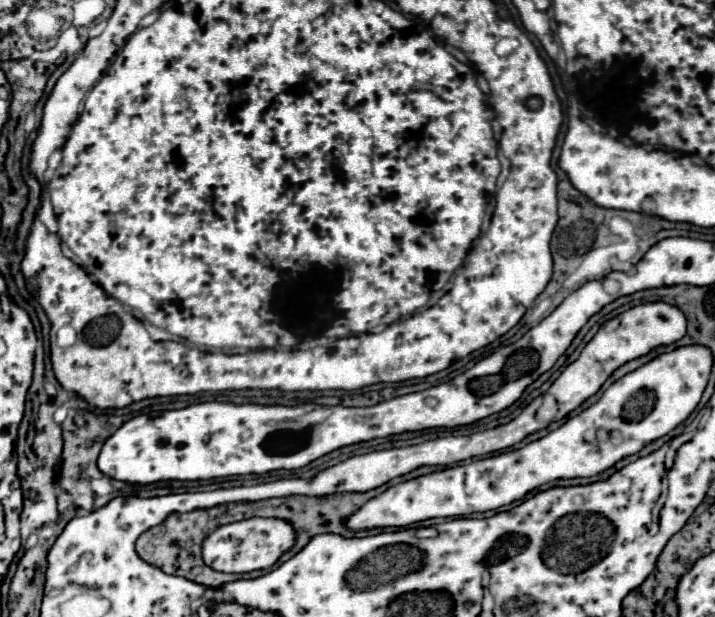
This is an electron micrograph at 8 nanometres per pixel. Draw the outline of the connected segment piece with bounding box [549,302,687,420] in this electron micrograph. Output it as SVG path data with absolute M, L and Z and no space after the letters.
M645 302L605 322L599 328L599 332L591 338L591 342L583 348L577 362L569 364L561 372L561 378L557 378L551 384L549 394L557 400L555 420L565 418L569 412L581 406L589 396L593 396L619 366L651 352L657 346L667 346L681 340L685 336L685 330L687 330L687 324L685 324L683 312L677 306L671 306L665 302Z

